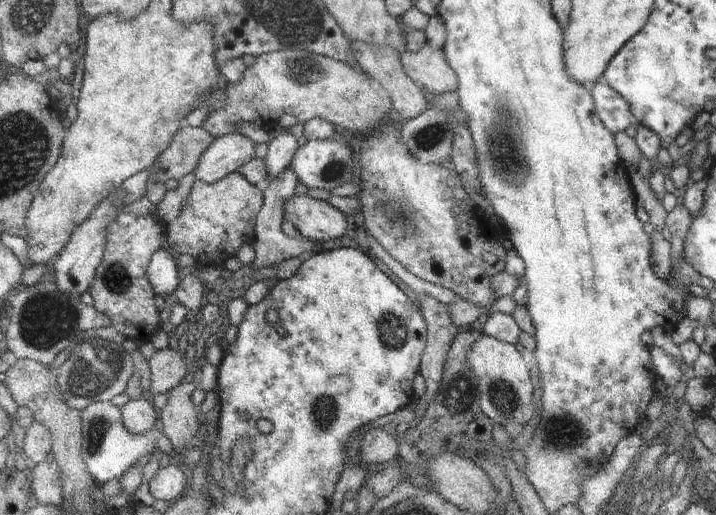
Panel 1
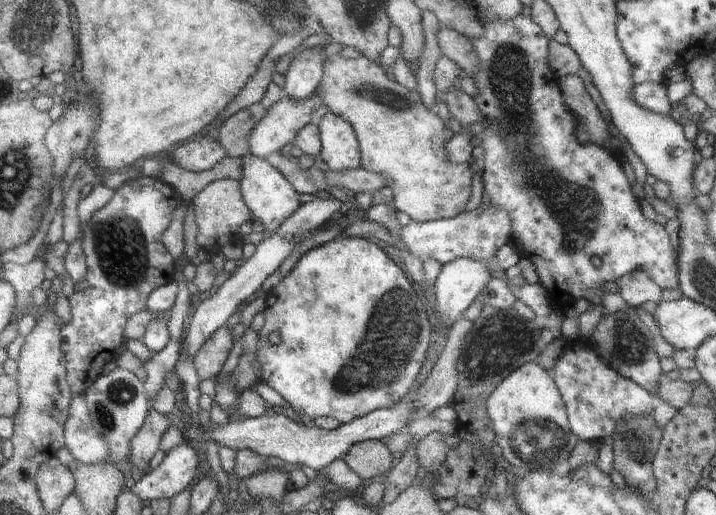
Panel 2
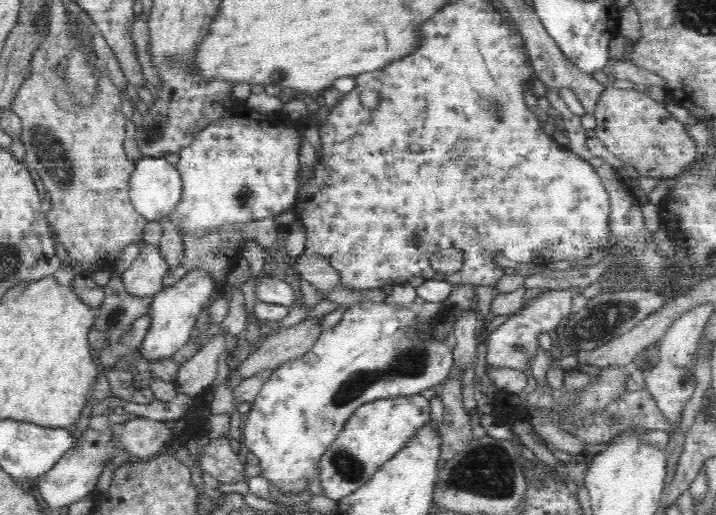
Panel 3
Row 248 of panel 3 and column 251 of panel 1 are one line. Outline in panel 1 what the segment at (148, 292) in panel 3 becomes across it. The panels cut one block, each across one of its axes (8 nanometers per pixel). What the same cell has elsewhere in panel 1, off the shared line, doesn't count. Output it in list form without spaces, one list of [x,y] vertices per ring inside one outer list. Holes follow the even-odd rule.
[[[228,133],[215,137],[202,153],[194,170],[195,178],[202,182],[216,182],[254,158],[255,143],[242,133]]]

